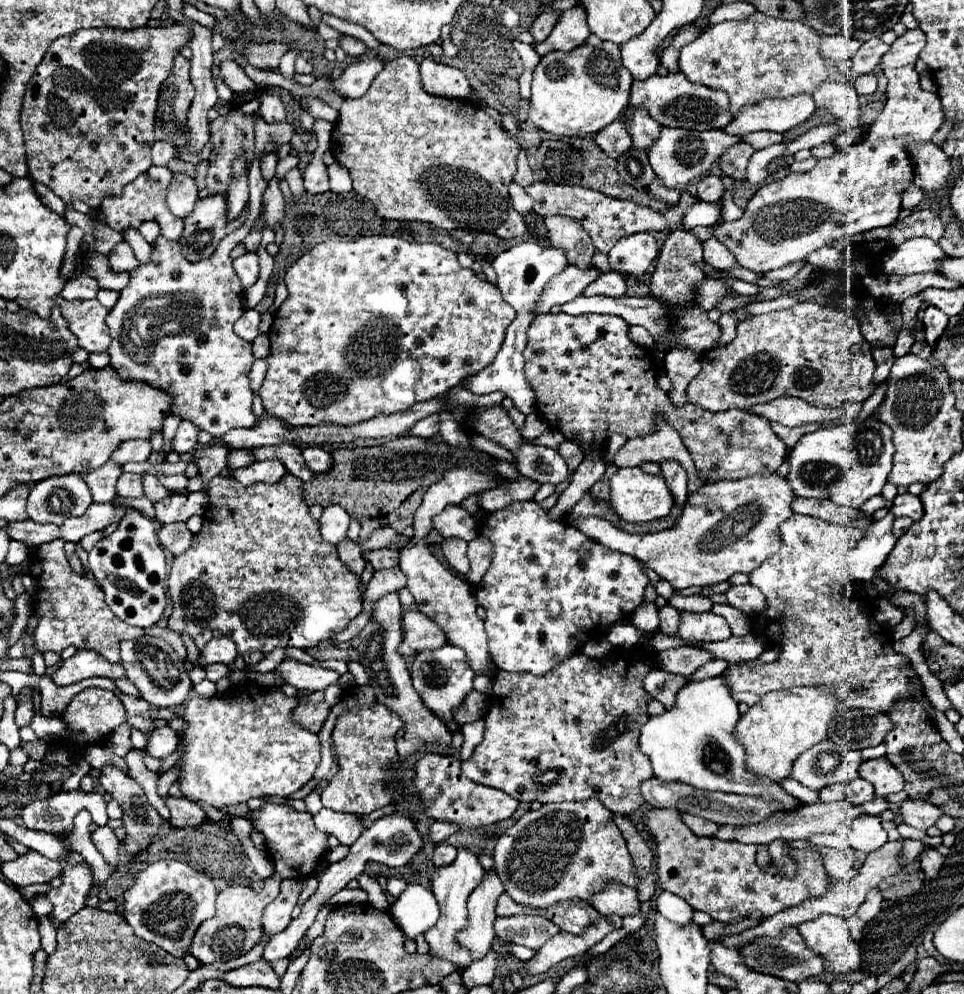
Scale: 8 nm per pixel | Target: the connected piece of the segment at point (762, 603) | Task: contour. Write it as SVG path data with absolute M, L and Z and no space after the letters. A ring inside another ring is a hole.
M750 583L730 587L730 591L726 593L726 597L728 597L728 601L730 601L732 607L740 609L748 617L760 615L766 609L766 597L762 595L762 591L758 591L758 587L750 585Z

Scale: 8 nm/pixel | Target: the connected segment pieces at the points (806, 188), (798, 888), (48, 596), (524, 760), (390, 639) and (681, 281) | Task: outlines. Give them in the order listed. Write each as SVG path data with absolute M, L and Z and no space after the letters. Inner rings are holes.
M922 29L906 31L902 37L898 37L890 51L882 57L880 67L884 75L888 77L888 89L886 89L886 107L872 125L872 129L856 143L852 149L836 151L828 159L820 159L818 165L808 173L790 173L784 179L772 181L764 185L750 201L744 211L744 217L732 223L722 223L714 229L714 237L720 239L736 257L738 265L756 271L756 273L768 273L772 269L780 269L794 261L804 261L812 251L830 245L836 239L852 237L864 231L870 231L874 227L890 227L900 211L900 197L902 191L914 181L914 169L912 161L906 153L908 141L930 141L932 135L938 131L938 127L944 123L940 99L936 93L928 93L920 86L920 75L914 69L914 63L926 45L926 35Z
M674 807L650 809L642 815L642 823L656 843L660 887L680 895L686 899L686 903L690 903L690 907L708 913L716 921L738 923L746 917L762 921L806 899L816 899L818 895L826 893L826 887L830 887L824 859L812 849L790 851L790 857L796 861L796 877L788 879L782 873L778 875L774 863L768 863L766 867L756 863L756 845L718 841L690 833L680 819L680 811Z
M56 539L44 545L38 545L36 551L30 555L32 563L32 581L38 593L38 607L34 607L38 615L38 625L30 635L24 631L24 657L32 659L36 651L56 651L60 653L64 647L74 645L76 649L92 649L102 655L110 663L120 663L120 647L118 643L124 639L142 637L144 629L132 627L110 611L104 603L104 593L92 579L86 579L72 571L66 555L64 555L64 541Z
M642 649L640 651L614 651L612 655L608 655L606 659L588 659L584 653L574 653L570 657L566 657L556 669L550 671L550 675L512 674L499 670L493 681L493 695L490 699L490 707L488 713L484 717L486 723L486 731L484 731L484 741L474 749L472 757L468 761L462 761L462 771L468 775L468 779L472 779L474 783L486 785L486 787L494 787L494 789L502 789L508 795L512 795L516 801L540 801L540 803L550 803L550 801L584 801L584 799L600 799L604 803L604 807L608 807L610 811L614 811L616 815L630 815L632 811L636 811L644 799L640 795L640 785L652 777L652 767L650 761L646 759L646 755L642 755L642 751L638 749L638 735L640 735L640 727L642 723L648 721L648 711L646 705L652 699L644 689L642 689L642 679L646 677L646 673L652 669L644 663L644 659L648 659L650 651Z
M386 593L382 595L372 609L370 623L362 629L362 633L356 637L356 649L360 655L360 663L366 669L370 677L370 685L376 693L376 701L398 711L398 715L404 719L404 727L396 735L396 747L398 755L402 759L408 759L414 751L418 751L426 743L438 743L442 747L448 747L452 743L452 735L446 729L446 725L422 703L422 699L416 695L410 679L410 671L406 667L404 657L396 653L396 647L402 641L402 603L398 599L398 593Z
M674 231L672 235L668 235L662 251L660 251L660 259L656 265L656 271L652 273L650 279L650 291L656 297L664 297L670 303L672 313L676 315L676 343L674 347L690 347L698 353L708 351L720 337L720 327L718 323L712 323L706 317L706 311L694 307L694 289L696 283L704 277L702 271L704 259L702 259L702 241L692 233L692 231Z

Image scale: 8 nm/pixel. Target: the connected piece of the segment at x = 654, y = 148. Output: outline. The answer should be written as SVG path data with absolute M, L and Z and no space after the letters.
M662 127L662 135L658 135L658 139L648 147L648 157L650 157L650 165L652 165L654 173L664 181L664 185L682 191L682 199L678 203L680 215L684 215L686 207L690 207L696 201L686 193L688 181L706 175L708 169L712 167L712 163L720 157L720 153L724 153L728 147L732 147L736 143L740 143L740 137L728 135L722 129L710 129L710 131L700 133L700 131L690 131L690 129Z

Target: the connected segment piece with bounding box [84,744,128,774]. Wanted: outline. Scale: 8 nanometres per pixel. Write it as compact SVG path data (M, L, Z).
M95 744L89 746L85 752L84 758L92 768L102 768L106 762L111 762L124 773L128 774L125 761L114 754L107 745Z

